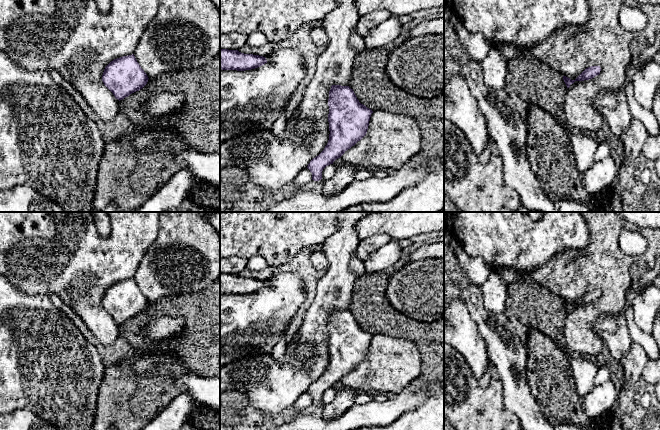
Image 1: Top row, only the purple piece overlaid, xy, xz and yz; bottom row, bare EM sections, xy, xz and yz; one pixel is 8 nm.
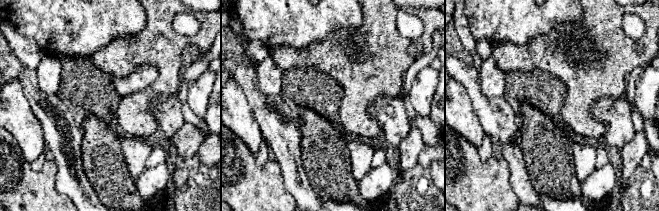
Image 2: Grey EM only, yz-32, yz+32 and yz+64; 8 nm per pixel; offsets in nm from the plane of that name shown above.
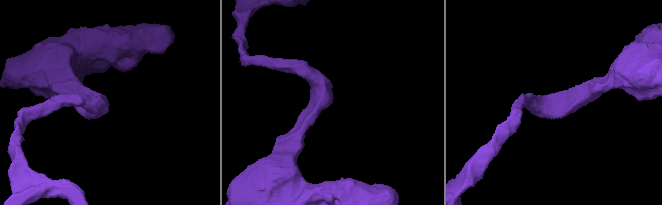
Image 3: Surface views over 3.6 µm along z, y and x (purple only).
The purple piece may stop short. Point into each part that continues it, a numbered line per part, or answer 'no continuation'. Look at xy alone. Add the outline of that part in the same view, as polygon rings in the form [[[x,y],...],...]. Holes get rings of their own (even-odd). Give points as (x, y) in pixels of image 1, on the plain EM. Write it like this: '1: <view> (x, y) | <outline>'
no continuation

